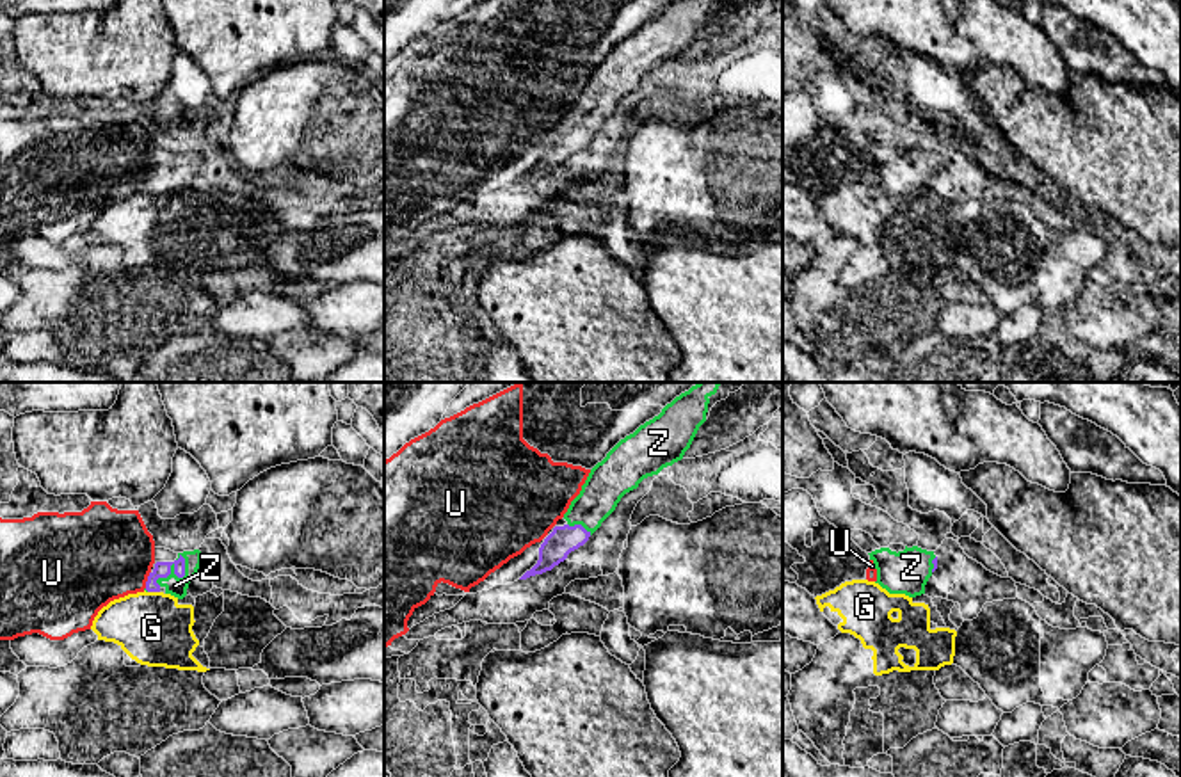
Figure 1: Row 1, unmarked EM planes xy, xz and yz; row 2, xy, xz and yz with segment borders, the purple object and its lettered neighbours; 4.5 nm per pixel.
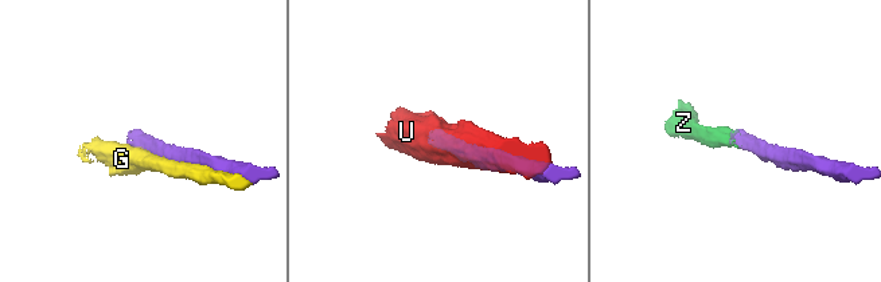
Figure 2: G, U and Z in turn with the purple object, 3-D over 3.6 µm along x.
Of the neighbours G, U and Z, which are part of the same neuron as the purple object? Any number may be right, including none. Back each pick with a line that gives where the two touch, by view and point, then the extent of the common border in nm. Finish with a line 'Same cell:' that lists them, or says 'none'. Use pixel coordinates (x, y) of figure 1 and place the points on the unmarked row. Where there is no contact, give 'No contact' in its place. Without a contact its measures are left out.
Z: Touches purple at xy (176, 176). Shared border 180 nm
Same cell: Z

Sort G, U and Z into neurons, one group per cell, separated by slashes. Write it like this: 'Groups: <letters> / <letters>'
Groups: G / U / Z

